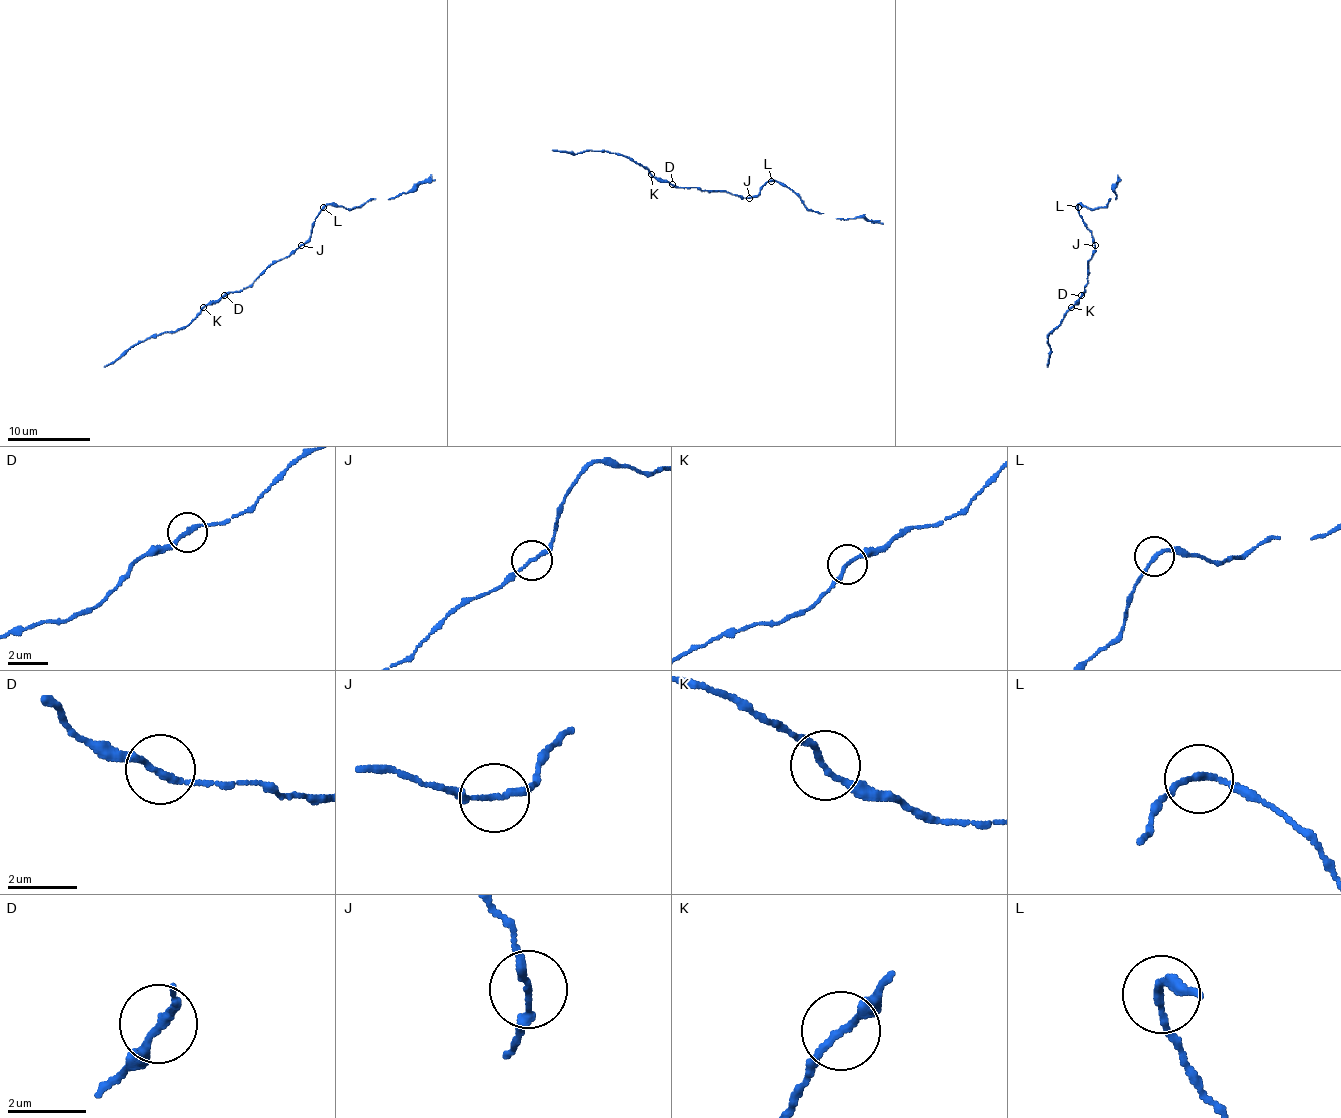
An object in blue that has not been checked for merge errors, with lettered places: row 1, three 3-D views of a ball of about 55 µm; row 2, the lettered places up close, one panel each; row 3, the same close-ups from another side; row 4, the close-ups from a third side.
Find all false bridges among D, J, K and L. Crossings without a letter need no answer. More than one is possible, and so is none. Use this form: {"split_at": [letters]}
{"split_at": []}

